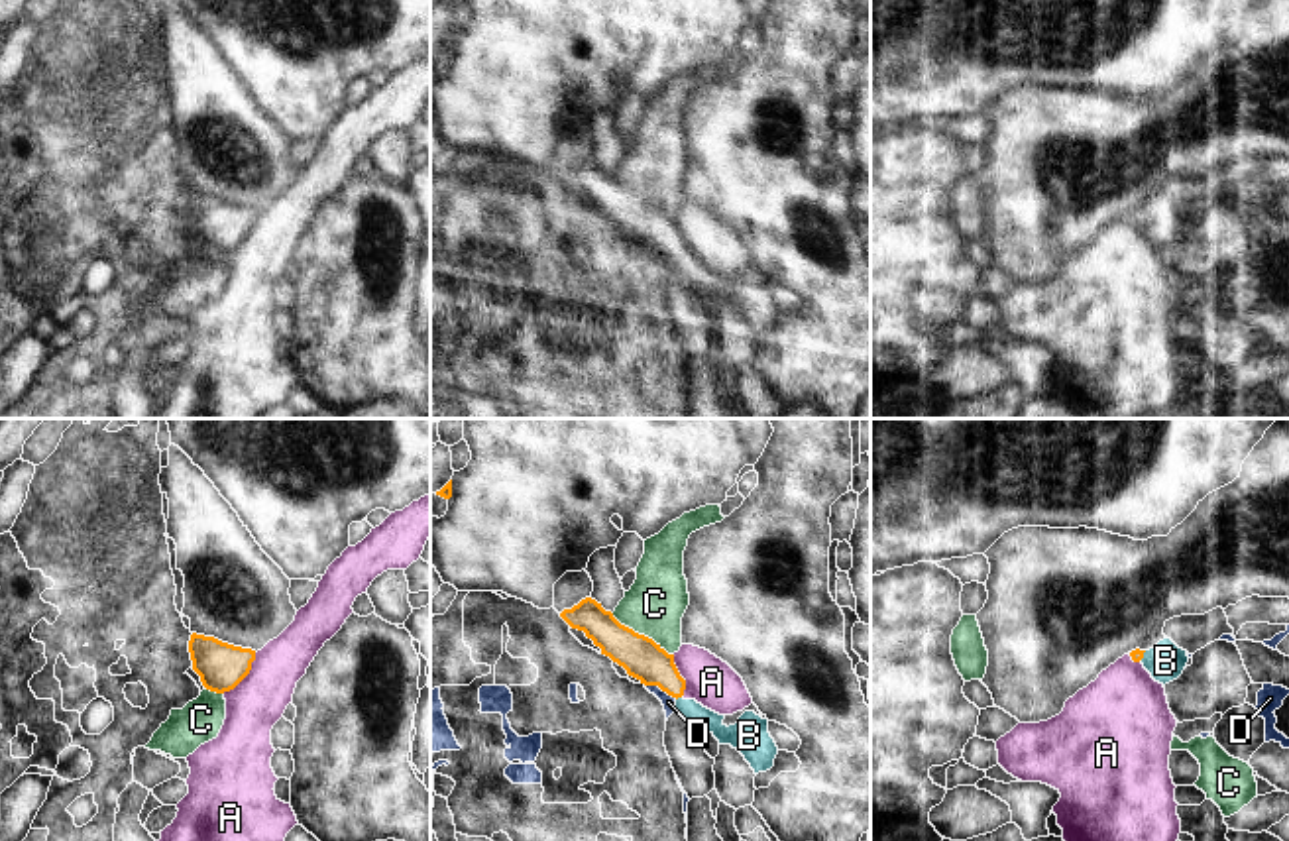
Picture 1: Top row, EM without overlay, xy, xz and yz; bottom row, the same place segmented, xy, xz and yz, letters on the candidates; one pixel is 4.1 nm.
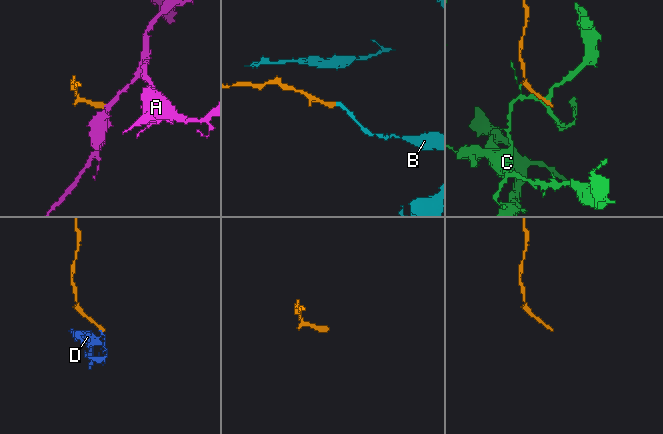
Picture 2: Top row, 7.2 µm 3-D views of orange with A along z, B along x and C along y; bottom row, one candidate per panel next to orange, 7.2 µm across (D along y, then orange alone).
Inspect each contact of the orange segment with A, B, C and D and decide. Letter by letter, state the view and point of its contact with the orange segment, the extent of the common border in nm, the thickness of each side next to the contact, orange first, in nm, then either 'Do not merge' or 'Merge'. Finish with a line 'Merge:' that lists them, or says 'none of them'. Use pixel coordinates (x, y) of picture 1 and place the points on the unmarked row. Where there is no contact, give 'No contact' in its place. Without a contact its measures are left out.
A: Touches orange at xy (244, 236). Shared border 220 nm. Thickness 190 nm (orange) against 220 nm. Do not merge
B: Touches orange at xz (678, 256). Shared border 30 nm. Thickness 170 nm (orange) against 90 nm. Merge
C: Touches orange at xz (643, 195). Shared border 300 nm. Thickness 170 nm (orange) against 240 nm. Do not merge
D: Touches orange at xz (661, 248). Shared border 150 nm. Thickness 170 nm (orange) against 60 nm. Do not merge
Merge: B.

